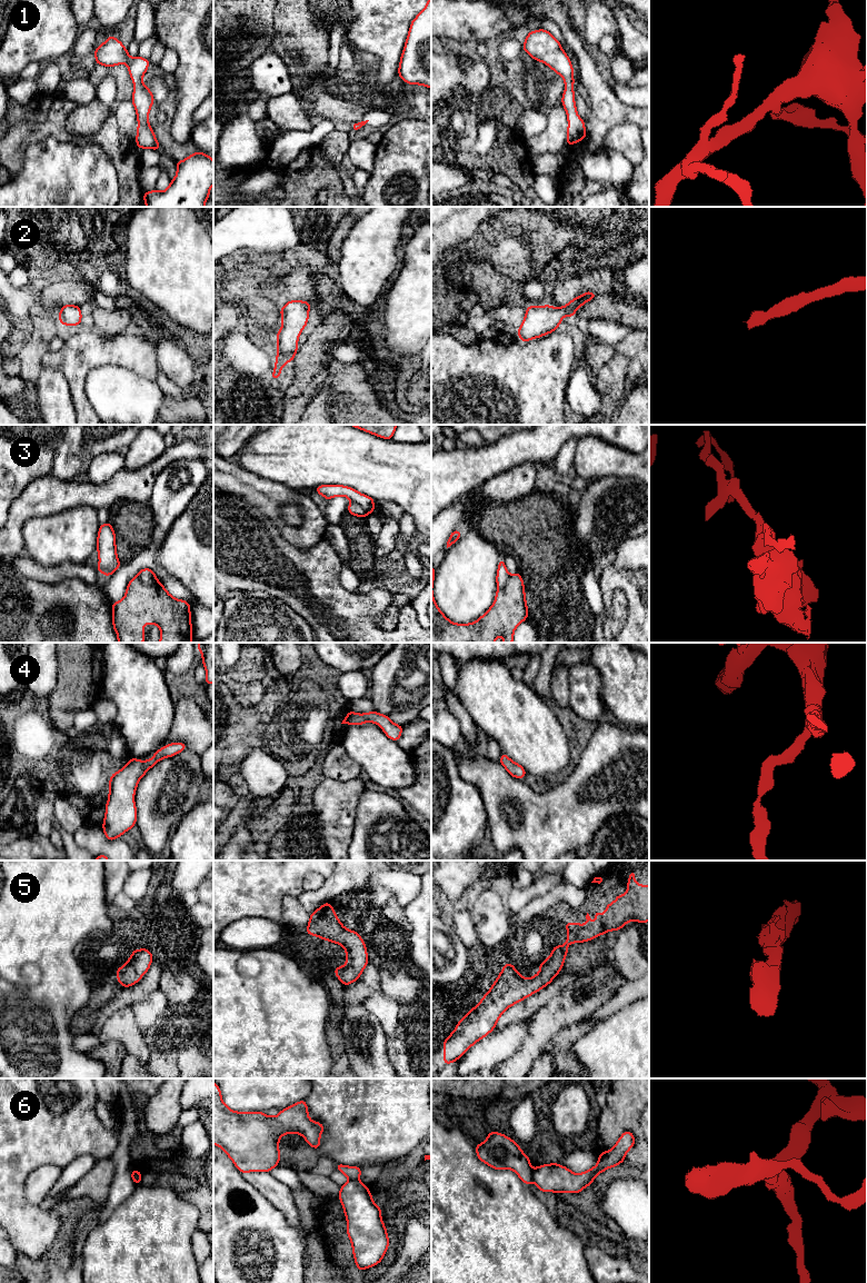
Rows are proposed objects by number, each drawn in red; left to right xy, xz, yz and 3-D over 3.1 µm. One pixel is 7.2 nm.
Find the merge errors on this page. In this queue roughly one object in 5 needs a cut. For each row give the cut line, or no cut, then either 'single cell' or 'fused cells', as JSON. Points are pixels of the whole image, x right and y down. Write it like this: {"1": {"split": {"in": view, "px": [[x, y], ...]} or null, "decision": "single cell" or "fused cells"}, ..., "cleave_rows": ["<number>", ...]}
{"1": {"split": null, "decision": "single cell"}, "2": {"split": null, "decision": "single cell"}, "3": {"split": {"in": "xz", "px": [[351, 499], [364, 508], [374, 507]]}, "decision": "fused cells"}, "4": {"split": null, "decision": "single cell"}, "5": {"split": null, "decision": "single cell"}, "6": {"split": {"in": "yz", "px": [[534, 1170], [531, 1180]]}, "decision": "fused cells"}, "cleave_rows": ["3", "6"]}

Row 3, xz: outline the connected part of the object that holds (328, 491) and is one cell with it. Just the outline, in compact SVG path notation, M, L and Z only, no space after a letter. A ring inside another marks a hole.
M321 485L315 490L327 500L337 496L345 496L360 505L363 509L373 508L375 500L371 497L360 494L351 487L346 487L342 485Z

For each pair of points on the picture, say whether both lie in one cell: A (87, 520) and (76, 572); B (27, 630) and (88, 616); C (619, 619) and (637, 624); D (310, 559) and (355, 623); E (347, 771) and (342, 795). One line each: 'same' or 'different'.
A: different
B: same
C: different
D: same
E: different

